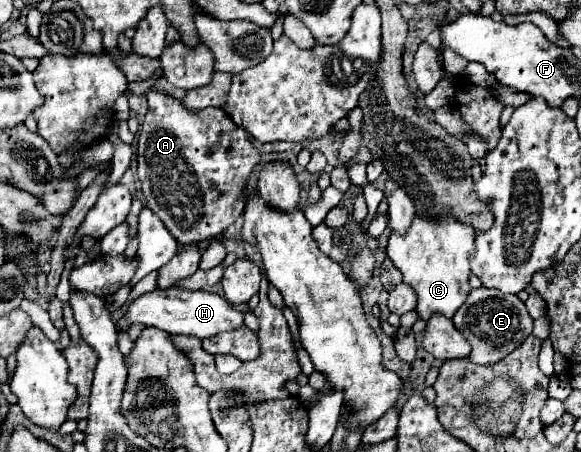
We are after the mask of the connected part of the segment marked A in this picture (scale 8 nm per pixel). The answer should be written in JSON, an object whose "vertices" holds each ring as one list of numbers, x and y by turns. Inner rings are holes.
{"vertices":[[149,91,147,99,149,111,143,119,137,145,137,177,141,181,147,207,163,221,179,245,201,243,221,235,243,213,243,193,251,173,261,163,261,153,253,147,249,133,235,125,221,109,209,107,191,113,181,105,179,99,173,99,161,91]]}

